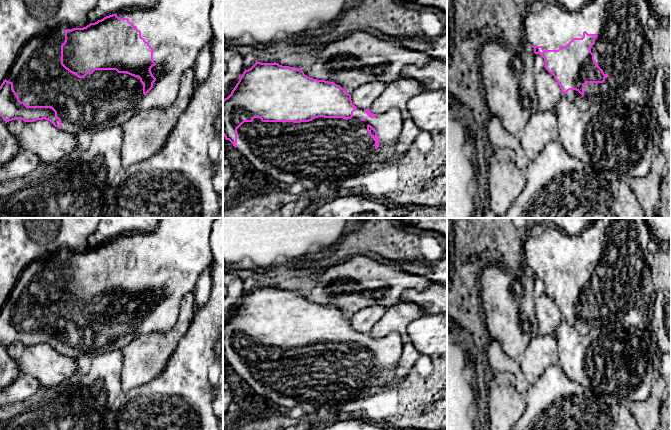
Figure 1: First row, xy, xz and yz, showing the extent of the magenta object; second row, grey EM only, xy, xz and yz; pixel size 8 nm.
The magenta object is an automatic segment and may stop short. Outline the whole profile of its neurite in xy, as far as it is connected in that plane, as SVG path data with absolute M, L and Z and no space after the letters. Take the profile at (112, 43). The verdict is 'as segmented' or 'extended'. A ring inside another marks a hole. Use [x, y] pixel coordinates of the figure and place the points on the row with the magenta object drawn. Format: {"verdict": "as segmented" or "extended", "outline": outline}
{"verdict": "extended", "outline": "M158 0L150 9L130 9L112 14L90 23L83 28L73 28L64 23L53 23L41 34L29 40L20 51L19 56L10 68L6 79L0 86L0 116L5 123L21 119L24 122L48 120L55 127L71 133L79 132L97 133L111 127L121 126L136 113L148 108L169 108L175 101L180 87L180 80L184 72L192 68L196 58L205 46L210 46L213 41L213 29L210 23L210 10L213 0Z"}

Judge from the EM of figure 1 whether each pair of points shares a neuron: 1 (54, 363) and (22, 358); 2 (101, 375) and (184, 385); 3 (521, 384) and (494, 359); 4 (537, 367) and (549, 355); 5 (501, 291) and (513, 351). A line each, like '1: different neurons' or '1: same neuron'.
1: same neuron
2: different neurons
3: same neuron
4: same neuron
5: same neuron

